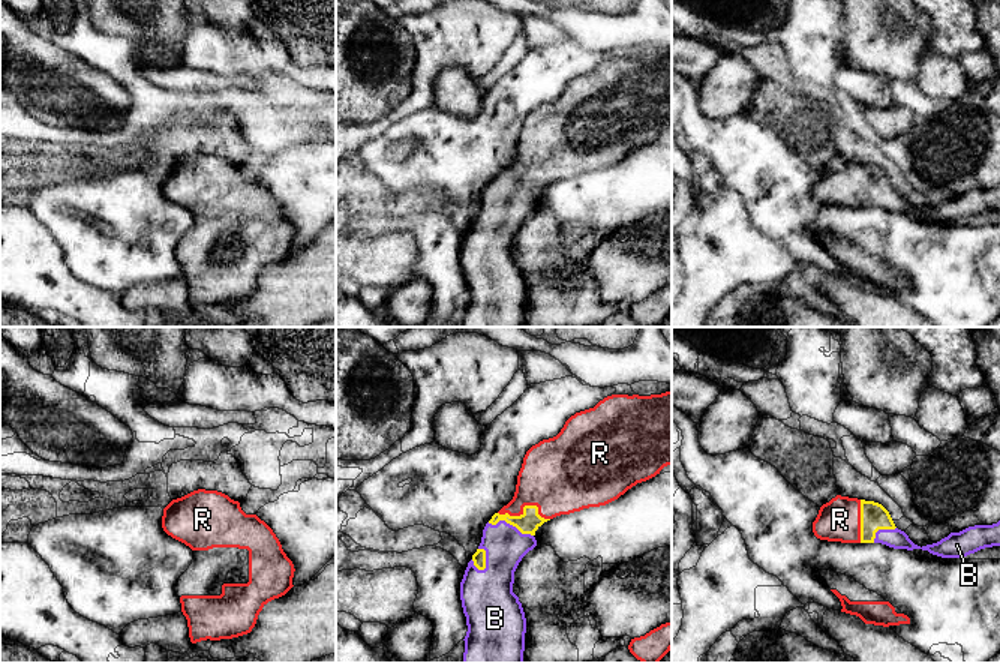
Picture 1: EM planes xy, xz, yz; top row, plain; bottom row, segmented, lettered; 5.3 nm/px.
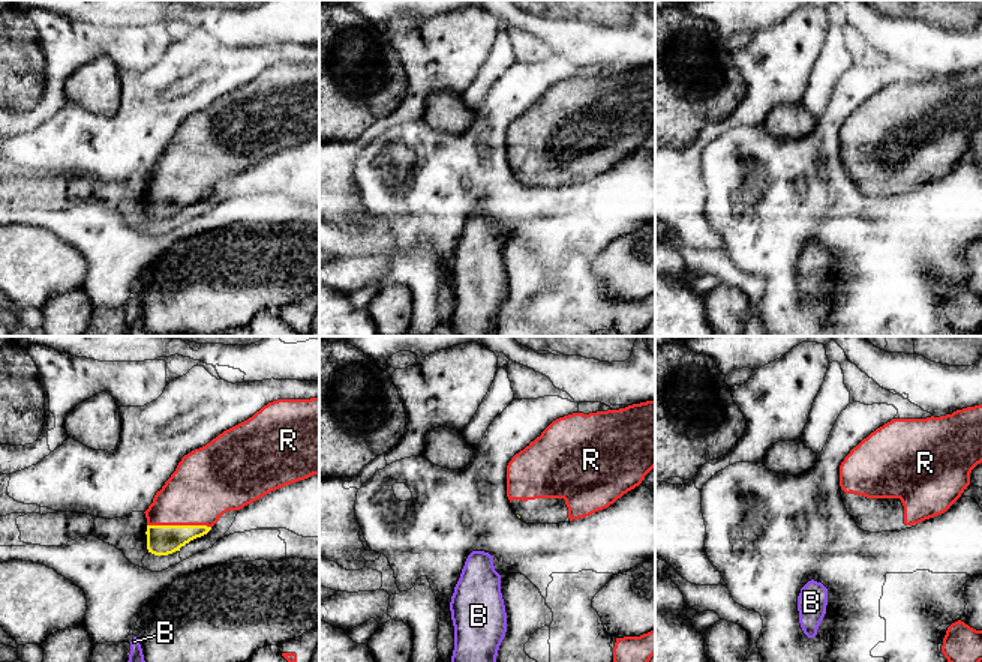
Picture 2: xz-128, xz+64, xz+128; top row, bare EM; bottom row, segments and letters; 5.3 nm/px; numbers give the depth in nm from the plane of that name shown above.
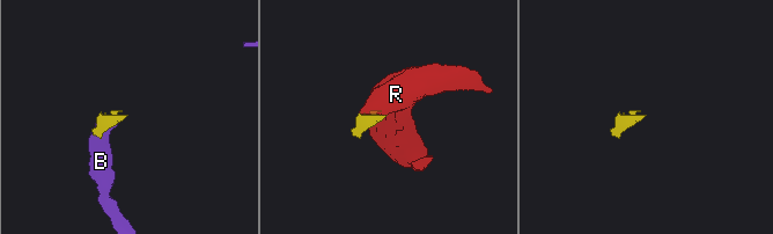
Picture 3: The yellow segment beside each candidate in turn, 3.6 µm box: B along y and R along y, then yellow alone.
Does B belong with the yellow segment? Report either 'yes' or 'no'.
yes

